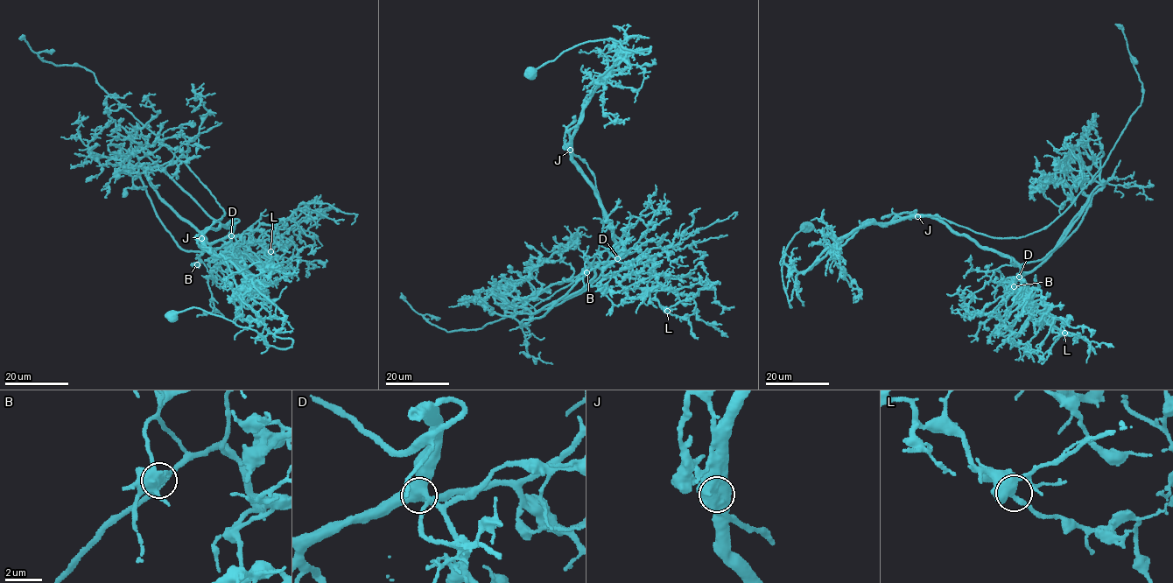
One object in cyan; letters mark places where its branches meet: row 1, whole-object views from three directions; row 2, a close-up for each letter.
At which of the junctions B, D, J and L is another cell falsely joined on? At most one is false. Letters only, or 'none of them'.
J

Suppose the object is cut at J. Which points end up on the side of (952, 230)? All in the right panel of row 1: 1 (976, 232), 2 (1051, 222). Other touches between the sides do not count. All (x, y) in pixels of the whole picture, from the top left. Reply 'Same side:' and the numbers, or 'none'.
Same side: none

